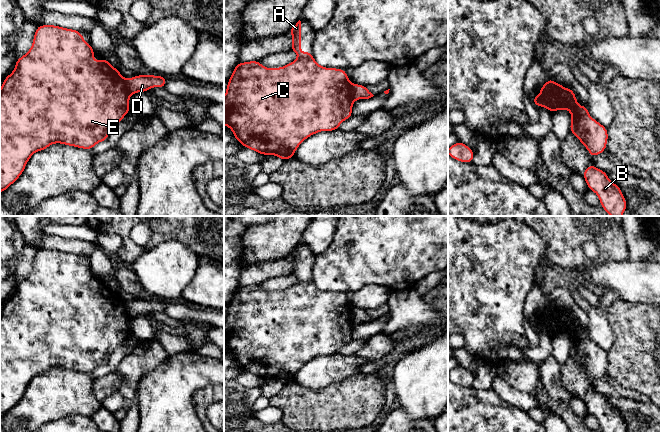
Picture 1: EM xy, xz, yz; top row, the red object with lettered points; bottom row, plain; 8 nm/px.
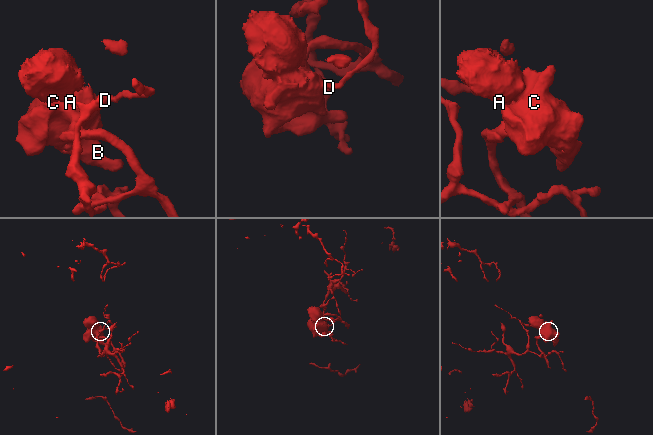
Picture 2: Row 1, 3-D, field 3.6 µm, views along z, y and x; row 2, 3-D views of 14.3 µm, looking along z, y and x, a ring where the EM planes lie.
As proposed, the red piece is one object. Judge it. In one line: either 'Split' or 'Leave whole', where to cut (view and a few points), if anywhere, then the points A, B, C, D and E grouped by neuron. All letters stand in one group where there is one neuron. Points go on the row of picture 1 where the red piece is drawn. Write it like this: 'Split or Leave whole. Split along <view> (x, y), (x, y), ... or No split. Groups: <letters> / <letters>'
Split. Split along xz (350, 84), (353, 100). Groups: A B C E / D

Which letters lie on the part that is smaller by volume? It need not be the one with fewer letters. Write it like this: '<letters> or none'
D

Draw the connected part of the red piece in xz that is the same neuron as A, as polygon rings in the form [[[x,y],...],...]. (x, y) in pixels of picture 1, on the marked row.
[[[300,20],[290,28],[289,33],[292,34],[292,47],[290,48],[290,50],[298,54],[297,59],[279,68],[266,68],[260,64],[260,60],[237,63],[231,77],[229,78],[226,88],[226,94],[224,96],[224,125],[226,125],[233,131],[234,138],[239,143],[241,143],[243,147],[256,151],[261,155],[275,155],[284,161],[293,158],[294,153],[296,152],[300,144],[311,135],[314,135],[320,131],[339,130],[339,125],[344,120],[350,119],[352,117],[352,107],[354,101],[352,98],[351,81],[348,78],[346,70],[322,67],[314,60],[312,52],[301,52]]]

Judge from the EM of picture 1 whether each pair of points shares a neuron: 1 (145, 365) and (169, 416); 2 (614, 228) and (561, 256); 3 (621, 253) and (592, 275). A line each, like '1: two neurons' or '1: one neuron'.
1: two neurons
2: one neuron
3: two neurons

